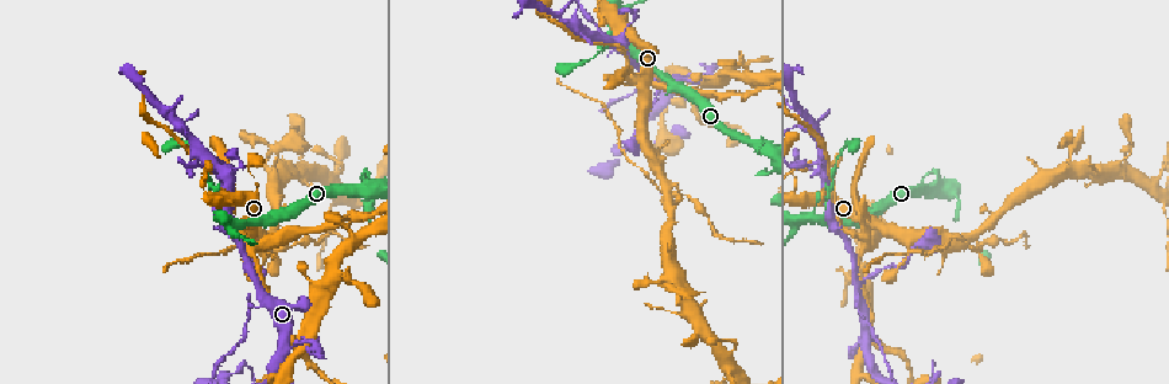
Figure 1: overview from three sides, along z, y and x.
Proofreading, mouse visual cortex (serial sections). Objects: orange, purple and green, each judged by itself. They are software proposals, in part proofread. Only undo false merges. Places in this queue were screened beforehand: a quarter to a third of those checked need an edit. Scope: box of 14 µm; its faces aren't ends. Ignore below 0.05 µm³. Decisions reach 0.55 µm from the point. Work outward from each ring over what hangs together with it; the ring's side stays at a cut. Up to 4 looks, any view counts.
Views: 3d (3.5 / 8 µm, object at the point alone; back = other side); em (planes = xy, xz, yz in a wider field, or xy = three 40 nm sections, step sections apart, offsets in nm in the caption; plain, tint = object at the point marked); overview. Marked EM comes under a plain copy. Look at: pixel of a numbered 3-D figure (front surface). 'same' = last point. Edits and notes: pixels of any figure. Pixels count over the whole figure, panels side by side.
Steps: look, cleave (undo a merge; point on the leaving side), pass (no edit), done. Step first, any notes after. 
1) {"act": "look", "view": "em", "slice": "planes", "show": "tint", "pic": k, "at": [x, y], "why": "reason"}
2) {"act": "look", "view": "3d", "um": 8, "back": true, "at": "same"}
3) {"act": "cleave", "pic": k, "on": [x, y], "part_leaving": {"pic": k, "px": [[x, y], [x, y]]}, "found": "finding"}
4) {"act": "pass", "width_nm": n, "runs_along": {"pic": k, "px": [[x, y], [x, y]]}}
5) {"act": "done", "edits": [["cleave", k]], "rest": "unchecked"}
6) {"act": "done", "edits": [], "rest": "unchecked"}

{"act": "look", "view": "3d", "um": 3.5, "pic": 1, "at": [706, 73]}

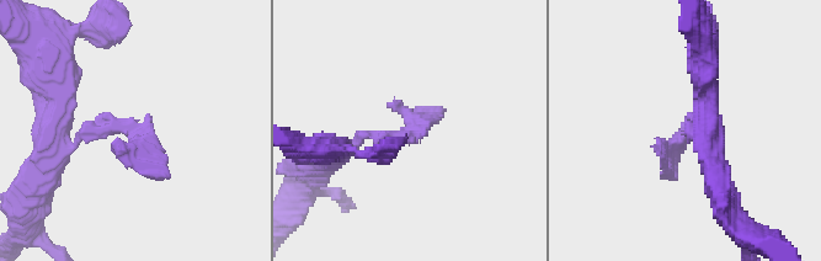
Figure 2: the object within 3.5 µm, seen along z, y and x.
{"act": "look", "view": "em", "slice": "xy", "step": 2, "show": "tint", "pic": 2, "at": [410, 135], "why": "now the EM"}

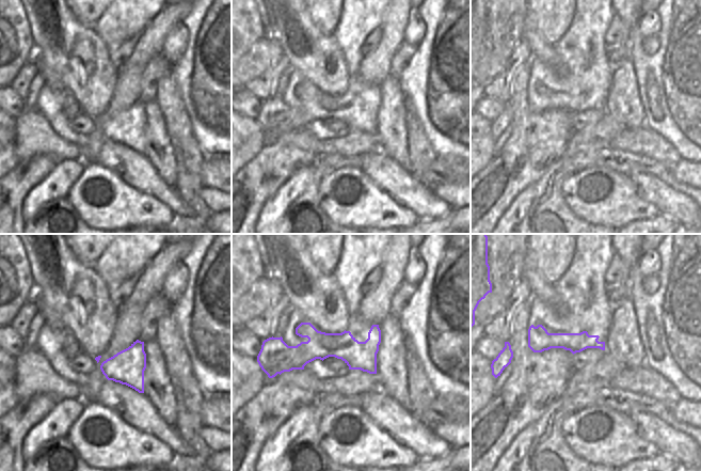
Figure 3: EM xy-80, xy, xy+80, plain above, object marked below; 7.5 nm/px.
{"act": "pass", "runs_along": {"pic": 2, "px": [[326, 154], [443, 110]]}, "found": "all the same cell"}

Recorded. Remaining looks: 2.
{"act": "look", "view": "3d", "um": 3.5, "pic": 1, "at": [618, 38], "why": "narrows sharply"}

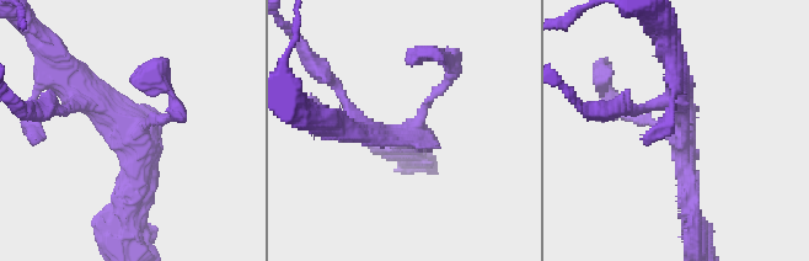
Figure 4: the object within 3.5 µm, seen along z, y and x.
{"act": "look", "view": "em", "slice": "planes", "show": "tint", "pic": 4, "at": [682, 138], "arms": 3, "arm_widths_nm": [150, 300, 300]}

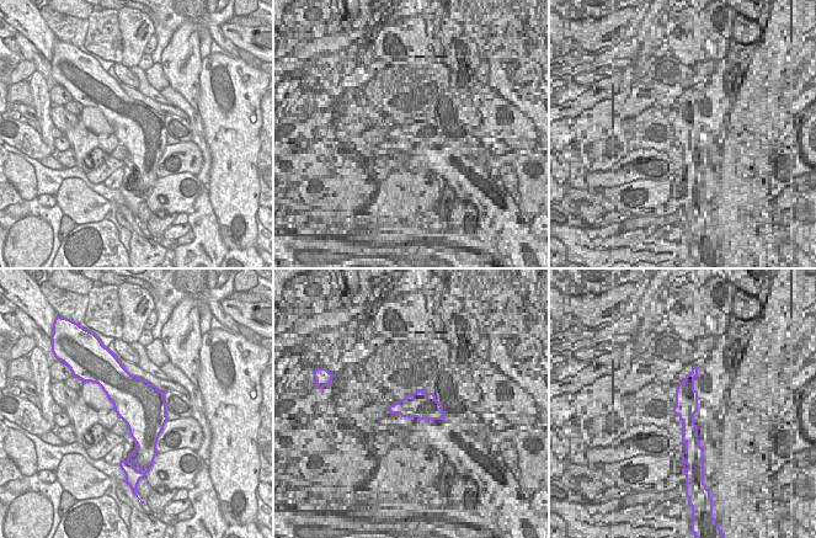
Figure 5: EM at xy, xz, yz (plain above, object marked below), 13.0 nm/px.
{"act": "pass", "runs_along": {"pic": 4, "px": [[130, 218], [138, 143], [74, 79]]}, "found": "one cell here"}

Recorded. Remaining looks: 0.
{"act": "done", "edits": [], "rest": "unchecked"}

